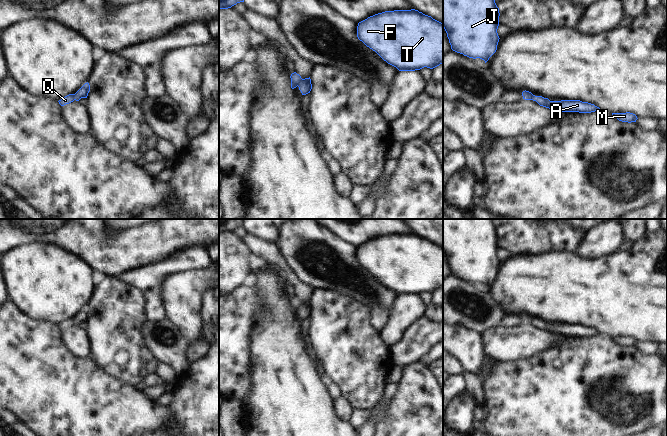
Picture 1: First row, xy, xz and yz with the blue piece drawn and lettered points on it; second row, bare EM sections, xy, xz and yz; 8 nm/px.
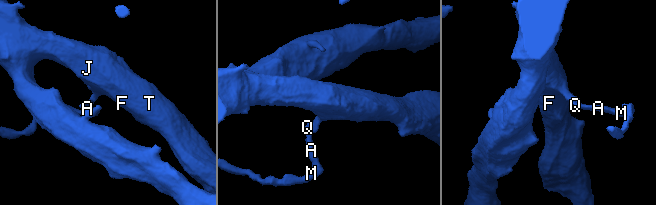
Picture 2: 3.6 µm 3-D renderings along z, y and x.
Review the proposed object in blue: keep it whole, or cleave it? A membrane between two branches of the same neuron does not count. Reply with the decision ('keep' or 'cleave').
keep

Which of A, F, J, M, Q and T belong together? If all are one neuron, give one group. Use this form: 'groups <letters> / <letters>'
groups A F J M Q T

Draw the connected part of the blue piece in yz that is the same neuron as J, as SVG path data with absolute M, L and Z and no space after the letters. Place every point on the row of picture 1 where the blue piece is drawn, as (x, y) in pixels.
M443 0L443 28L451 49L486 63L497 50L499 16L495 0Z

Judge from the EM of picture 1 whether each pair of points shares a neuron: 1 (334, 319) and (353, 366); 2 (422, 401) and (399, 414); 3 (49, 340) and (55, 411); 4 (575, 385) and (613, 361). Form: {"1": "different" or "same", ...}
{"1": "same", "2": "same", "3": "same", "4": "same"}

